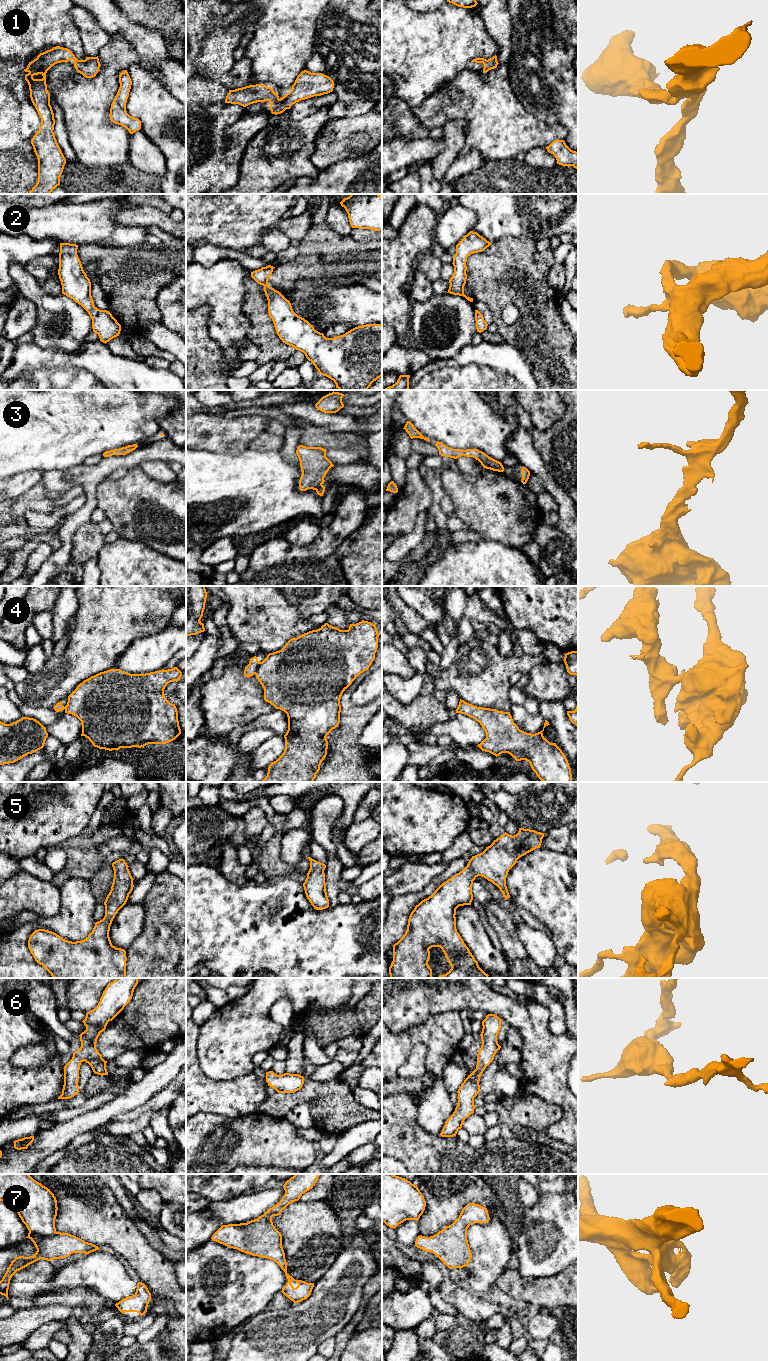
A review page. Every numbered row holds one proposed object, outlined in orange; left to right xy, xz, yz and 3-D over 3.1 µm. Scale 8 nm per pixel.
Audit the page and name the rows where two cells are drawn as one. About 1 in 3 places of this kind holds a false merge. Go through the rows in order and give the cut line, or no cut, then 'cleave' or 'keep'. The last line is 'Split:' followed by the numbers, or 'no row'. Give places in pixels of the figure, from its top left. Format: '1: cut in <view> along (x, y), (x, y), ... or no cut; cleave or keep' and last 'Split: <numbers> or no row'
1: no cut; keep
2: no cut; keep
3: no cut; keep
4: cut in xz along (261, 662), (255, 674); cleave
5: no cut; keep
6: no cut; keep
7: no cut; keep
Split: 4

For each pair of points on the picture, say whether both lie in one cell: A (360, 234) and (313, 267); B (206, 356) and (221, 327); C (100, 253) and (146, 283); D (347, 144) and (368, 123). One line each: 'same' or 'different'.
A: different
B: different
C: same
D: same

